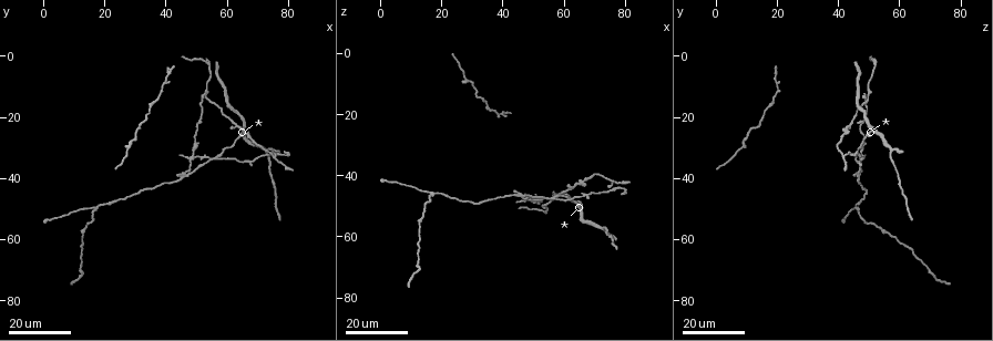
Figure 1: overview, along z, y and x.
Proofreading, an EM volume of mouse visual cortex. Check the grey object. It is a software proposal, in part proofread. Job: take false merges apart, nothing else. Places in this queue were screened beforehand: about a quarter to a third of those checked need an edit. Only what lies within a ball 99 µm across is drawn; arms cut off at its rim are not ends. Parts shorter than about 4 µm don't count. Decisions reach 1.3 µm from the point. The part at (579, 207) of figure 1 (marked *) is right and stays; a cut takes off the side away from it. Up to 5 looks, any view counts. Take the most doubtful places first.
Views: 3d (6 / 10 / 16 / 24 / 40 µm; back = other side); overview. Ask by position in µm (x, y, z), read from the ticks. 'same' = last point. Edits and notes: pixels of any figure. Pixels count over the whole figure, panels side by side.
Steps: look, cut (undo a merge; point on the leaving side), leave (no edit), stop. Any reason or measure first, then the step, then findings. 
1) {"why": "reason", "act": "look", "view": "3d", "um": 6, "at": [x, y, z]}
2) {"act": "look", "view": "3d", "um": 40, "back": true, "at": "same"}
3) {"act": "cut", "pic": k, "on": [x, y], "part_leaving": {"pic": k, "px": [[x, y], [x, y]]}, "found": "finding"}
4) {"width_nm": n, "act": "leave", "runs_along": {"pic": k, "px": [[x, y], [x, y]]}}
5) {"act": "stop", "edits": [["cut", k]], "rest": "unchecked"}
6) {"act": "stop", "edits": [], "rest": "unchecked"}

{"why": "three arms meet", "act": "look", "view": "3d", "um": 16, "at": [57, 33, 48]}

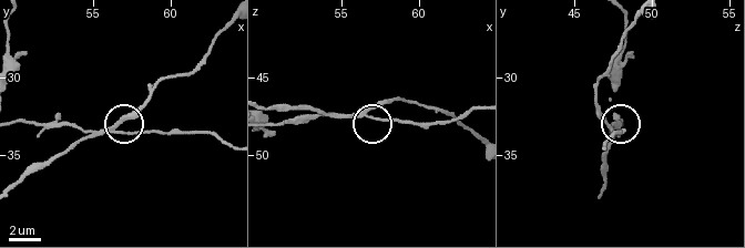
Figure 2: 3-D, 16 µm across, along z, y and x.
{"why": "closer look", "act": "look", "view": "3d", "um": 10, "at": [56.8, 33.4, 47.6]}

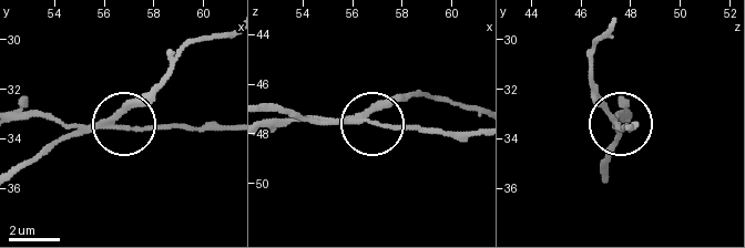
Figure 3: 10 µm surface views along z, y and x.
{"width_nm": 180, "act": "cut", "pic": 3, "on": [135, 132], "part_leaving": {"pic": 3, "px": [[98, 124], [230, 130]]}, "found": "two cells meet here"}

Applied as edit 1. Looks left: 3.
{"why": "three arms meet", "act": "look", "view": "3d", "um": 24, "at": [17, 50, 46]}

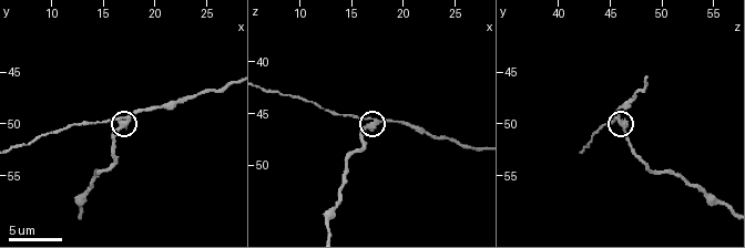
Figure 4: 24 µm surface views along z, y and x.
{"act": "look", "view": "3d", "um": 6, "at": [17.2, 49.8, 46.0]}

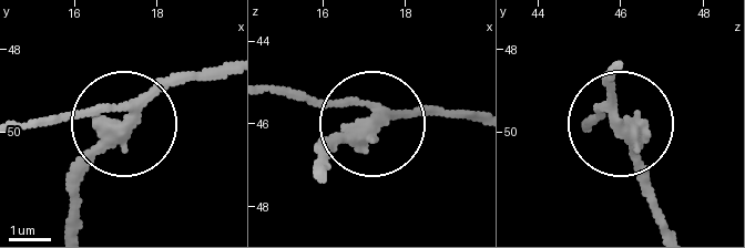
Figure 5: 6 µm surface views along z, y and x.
{"arms": 3, "act": "leave", "runs_along": {"pic": 5, "px": [[470, 117], [379, 114], [354, 101], [269, 90]]}, "found": "all the same cell"}

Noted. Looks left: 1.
{"act": "stop", "edits": [["cut", 3]], "rest": "unchecked"}

